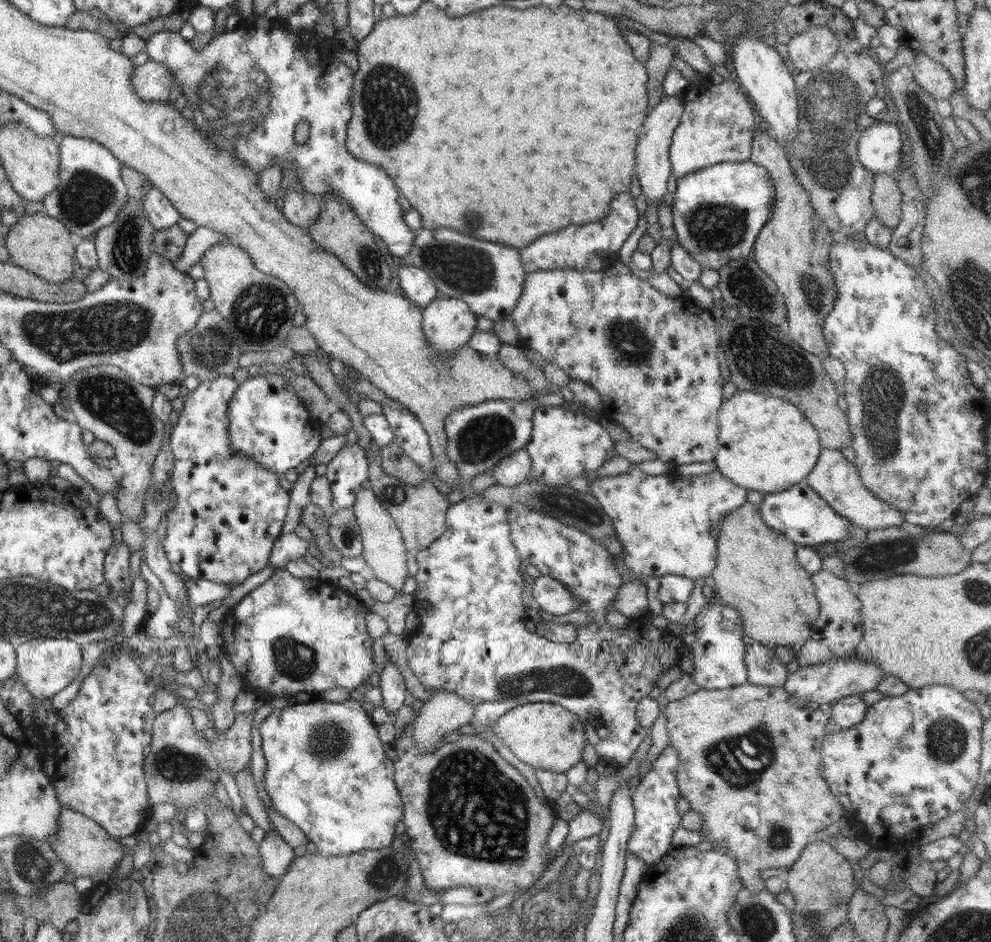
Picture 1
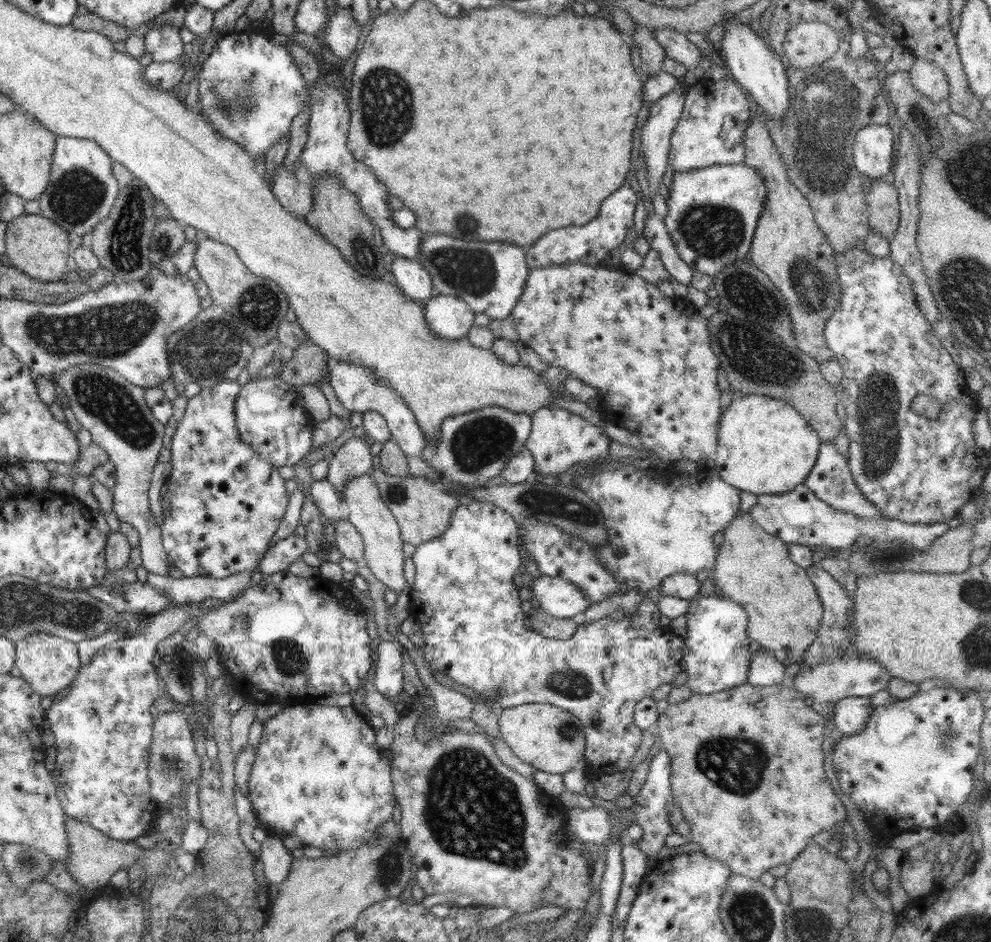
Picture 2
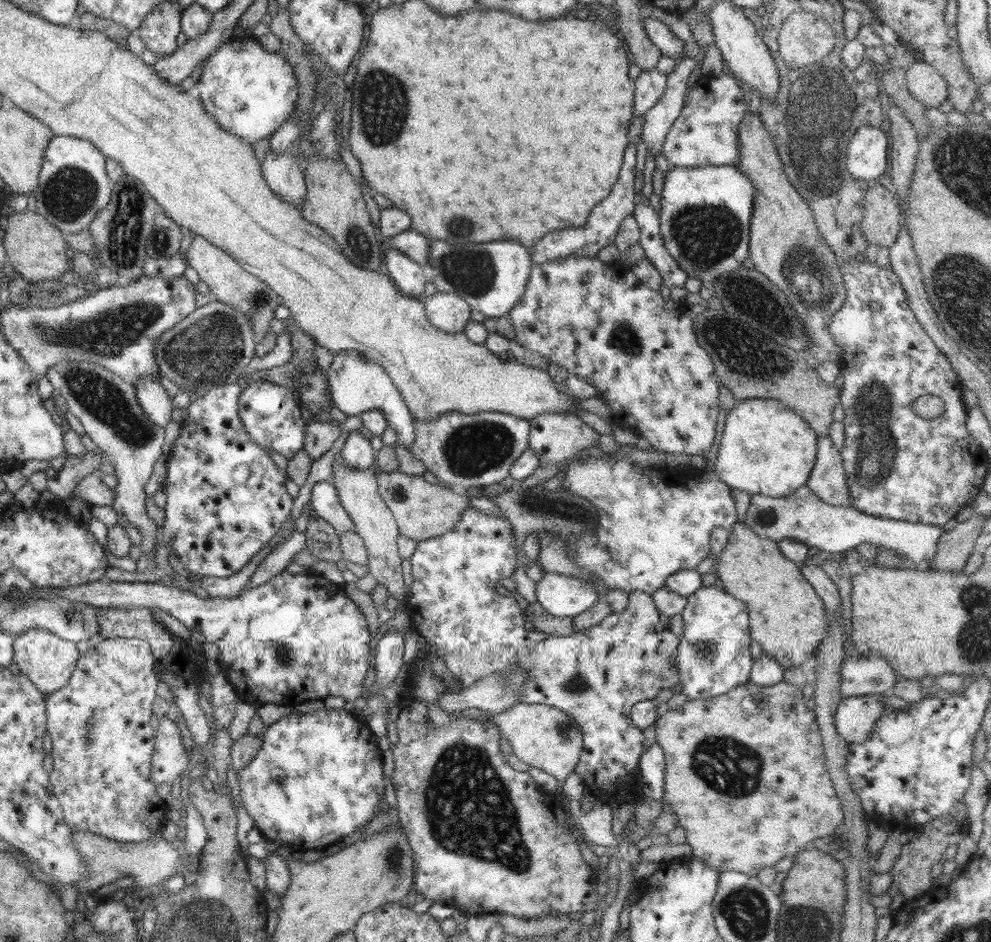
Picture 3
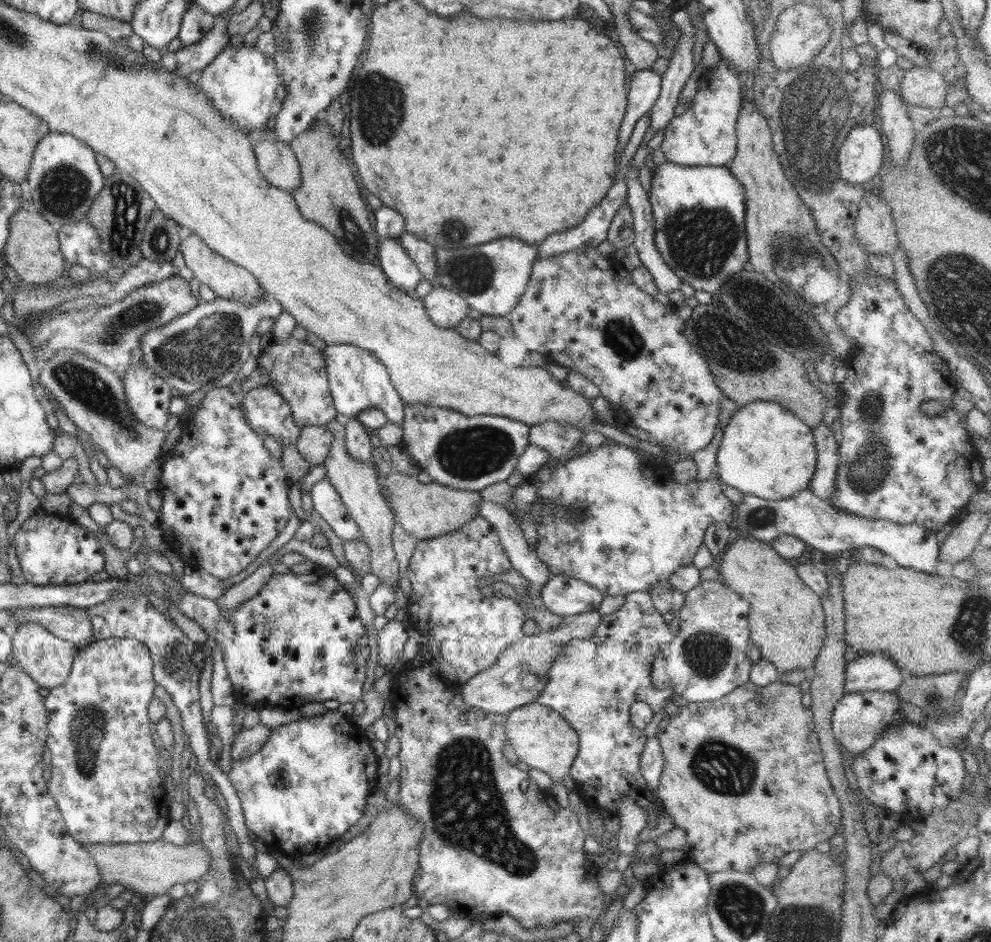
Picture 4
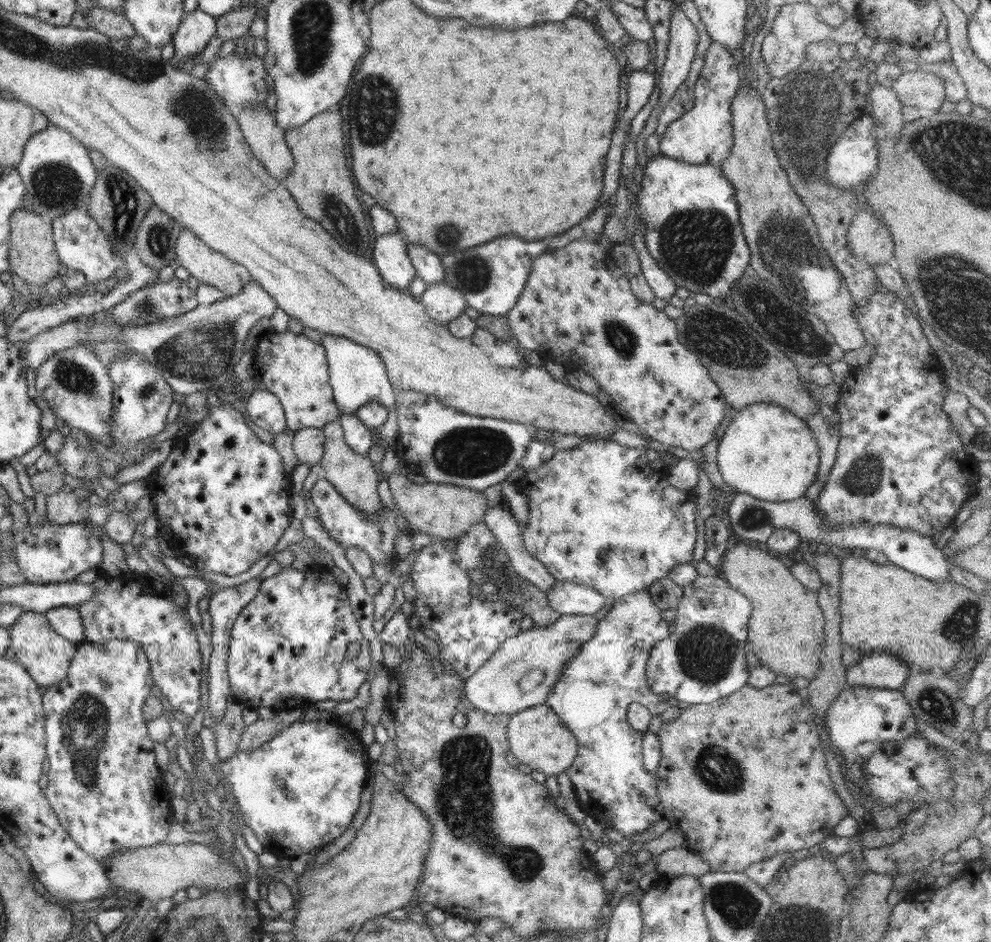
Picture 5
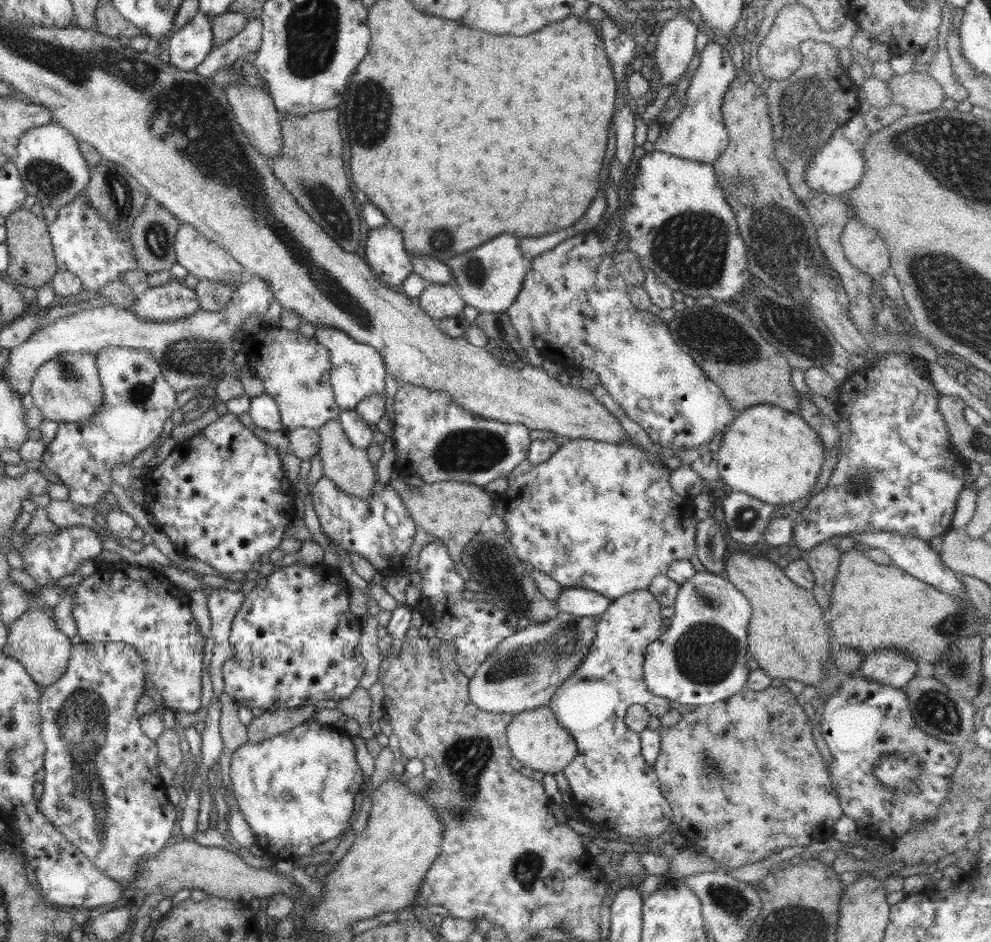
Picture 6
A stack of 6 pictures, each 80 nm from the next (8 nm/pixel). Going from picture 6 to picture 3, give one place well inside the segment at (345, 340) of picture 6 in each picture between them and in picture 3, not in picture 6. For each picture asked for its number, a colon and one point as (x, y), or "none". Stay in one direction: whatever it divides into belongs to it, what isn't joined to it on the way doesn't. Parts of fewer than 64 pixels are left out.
3: (357, 384)
4: (358, 381)
5: (357, 375)

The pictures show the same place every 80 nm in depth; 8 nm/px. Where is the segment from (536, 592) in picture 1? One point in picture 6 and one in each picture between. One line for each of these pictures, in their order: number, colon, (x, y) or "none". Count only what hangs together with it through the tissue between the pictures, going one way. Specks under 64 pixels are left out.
2: (561, 599)
3: (562, 596)
4: (563, 595)
5: (566, 598)
6: (583, 603)

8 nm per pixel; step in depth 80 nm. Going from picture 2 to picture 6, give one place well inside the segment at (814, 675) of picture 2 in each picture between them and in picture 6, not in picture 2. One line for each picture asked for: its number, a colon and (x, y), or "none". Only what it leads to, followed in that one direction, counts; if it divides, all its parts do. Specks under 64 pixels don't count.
3: (868, 675)
4: (878, 672)
5: (883, 670)
6: (892, 667)

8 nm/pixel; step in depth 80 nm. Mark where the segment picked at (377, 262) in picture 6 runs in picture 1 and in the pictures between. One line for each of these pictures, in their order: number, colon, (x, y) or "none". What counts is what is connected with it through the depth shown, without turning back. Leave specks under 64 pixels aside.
1: (416, 285)
2: (410, 276)
3: (406, 274)
4: (400, 270)
5: (390, 254)

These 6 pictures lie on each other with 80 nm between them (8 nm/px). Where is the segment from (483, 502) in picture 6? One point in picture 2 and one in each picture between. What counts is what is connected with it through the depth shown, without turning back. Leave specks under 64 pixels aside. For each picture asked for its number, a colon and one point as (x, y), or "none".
2: (423, 509)
3: (422, 510)
4: (430, 510)
5: (446, 511)

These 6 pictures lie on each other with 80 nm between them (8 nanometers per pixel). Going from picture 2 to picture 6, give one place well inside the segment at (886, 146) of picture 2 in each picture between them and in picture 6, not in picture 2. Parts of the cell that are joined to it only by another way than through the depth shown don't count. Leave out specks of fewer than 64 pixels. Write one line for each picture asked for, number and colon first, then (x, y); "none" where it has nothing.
3: (865, 158)
4: (862, 154)
5: (852, 159)
6: (839, 166)

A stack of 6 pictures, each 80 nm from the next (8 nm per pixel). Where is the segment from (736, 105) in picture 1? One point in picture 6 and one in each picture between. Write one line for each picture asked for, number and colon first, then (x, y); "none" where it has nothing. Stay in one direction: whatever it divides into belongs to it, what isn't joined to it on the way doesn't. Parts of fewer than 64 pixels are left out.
2: (710, 131)
3: (706, 133)
4: (705, 135)
5: (703, 135)
6: (698, 133)

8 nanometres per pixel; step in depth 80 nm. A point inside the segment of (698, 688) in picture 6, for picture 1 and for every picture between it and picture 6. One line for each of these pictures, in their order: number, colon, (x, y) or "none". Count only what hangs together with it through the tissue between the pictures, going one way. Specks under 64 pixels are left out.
1: (718, 652)
2: (716, 656)
3: (713, 656)
4: (707, 659)
5: (704, 659)

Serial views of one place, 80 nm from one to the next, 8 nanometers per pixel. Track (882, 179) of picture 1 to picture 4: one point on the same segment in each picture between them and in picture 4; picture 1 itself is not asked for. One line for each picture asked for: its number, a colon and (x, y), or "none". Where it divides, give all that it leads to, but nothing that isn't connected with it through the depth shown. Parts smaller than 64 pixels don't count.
2: (882, 199)
3: (882, 222)
4: (876, 233)

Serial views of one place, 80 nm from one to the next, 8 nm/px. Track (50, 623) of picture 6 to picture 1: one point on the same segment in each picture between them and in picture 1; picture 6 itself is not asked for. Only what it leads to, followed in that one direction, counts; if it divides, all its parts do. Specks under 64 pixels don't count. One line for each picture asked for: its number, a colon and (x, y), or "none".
1: (45, 666)
2: (47, 663)
3: (47, 660)
4: (46, 658)
5: (46, 655)

